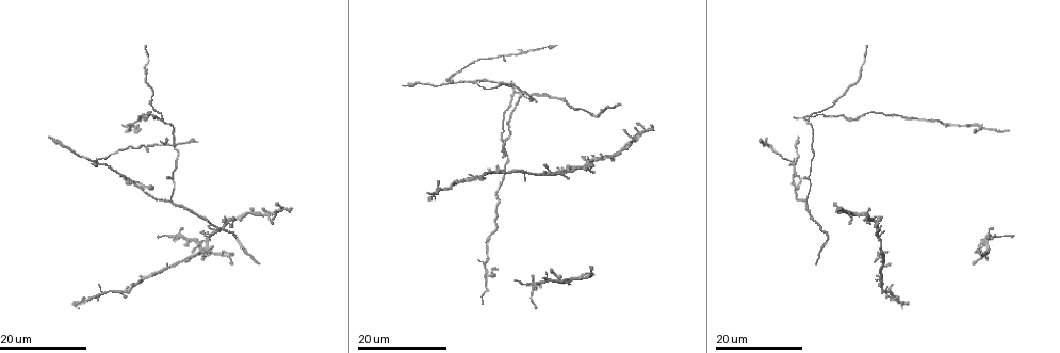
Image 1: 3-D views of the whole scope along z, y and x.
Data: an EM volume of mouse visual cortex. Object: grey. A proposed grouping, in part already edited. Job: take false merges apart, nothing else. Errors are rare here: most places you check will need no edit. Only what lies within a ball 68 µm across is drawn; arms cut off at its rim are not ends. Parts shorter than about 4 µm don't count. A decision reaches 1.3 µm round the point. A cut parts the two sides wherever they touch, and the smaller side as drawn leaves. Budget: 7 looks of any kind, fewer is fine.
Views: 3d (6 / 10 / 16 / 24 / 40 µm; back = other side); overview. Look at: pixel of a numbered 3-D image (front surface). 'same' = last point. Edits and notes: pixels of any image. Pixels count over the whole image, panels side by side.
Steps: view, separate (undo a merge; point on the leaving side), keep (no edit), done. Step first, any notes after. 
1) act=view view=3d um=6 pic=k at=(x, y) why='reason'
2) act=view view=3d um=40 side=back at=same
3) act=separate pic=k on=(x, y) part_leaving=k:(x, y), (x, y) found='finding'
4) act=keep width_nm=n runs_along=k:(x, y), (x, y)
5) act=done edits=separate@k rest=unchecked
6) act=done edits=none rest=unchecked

act=view view=3d um=24 pic=1 at=(807, 201) why='three-way junction'

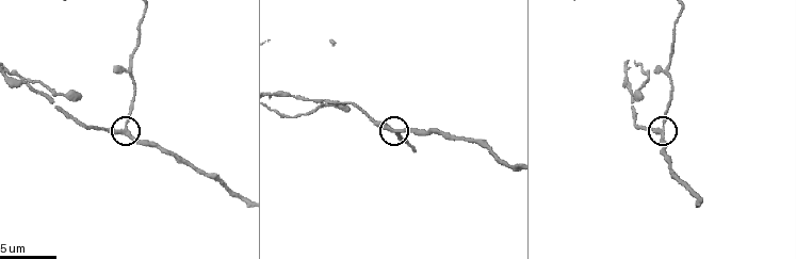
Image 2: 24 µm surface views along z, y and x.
act=view view=3d um=6 pic=2 at=(125, 131) why='closer look'

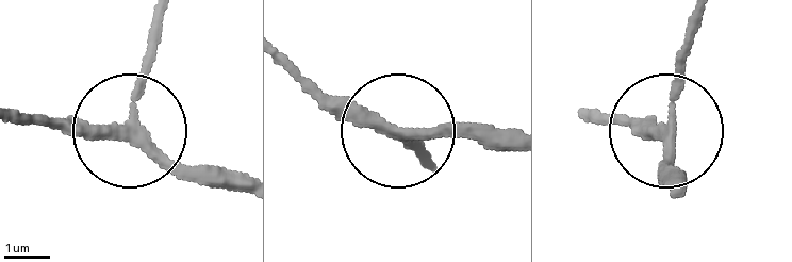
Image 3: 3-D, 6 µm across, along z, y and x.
act=keep runs_along=3:(506, 145), (345, 118), (281, 58) found='one neuron here'

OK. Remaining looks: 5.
act=view view=3d um=24 pic=1 at=(162, 121) why='branch point'

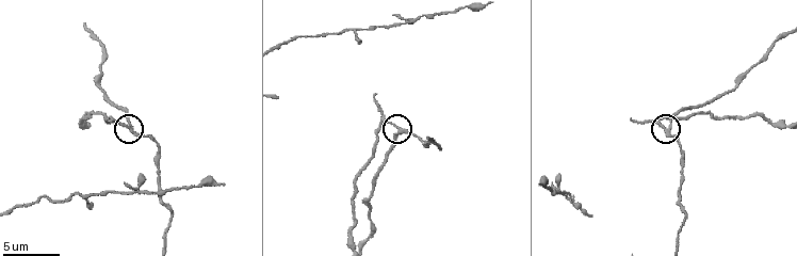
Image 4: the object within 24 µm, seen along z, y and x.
act=view view=3d um=6 pic=4 at=(129, 128) why='zoom in'

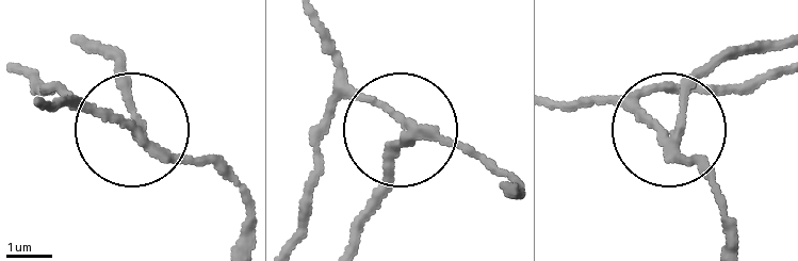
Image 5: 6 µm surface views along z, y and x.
act=view view=3d um=6 side=back pic=5 at=(402, 128)

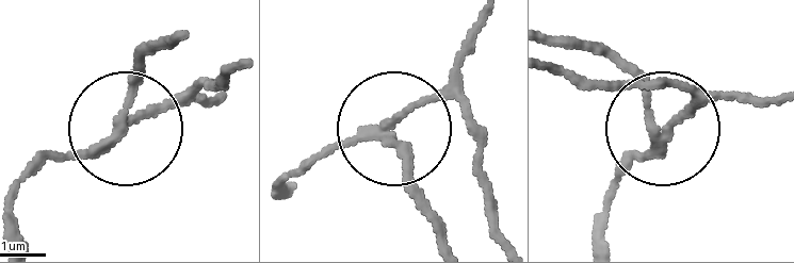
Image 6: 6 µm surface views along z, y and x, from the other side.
act=separate pic=6 on=(171, 100) side_arm_um=27 part_leaving=6:(120, 131), (239, 66) found='two neurons meet here'

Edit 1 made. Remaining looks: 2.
act=done edits=separate@6 rest=unchecked

